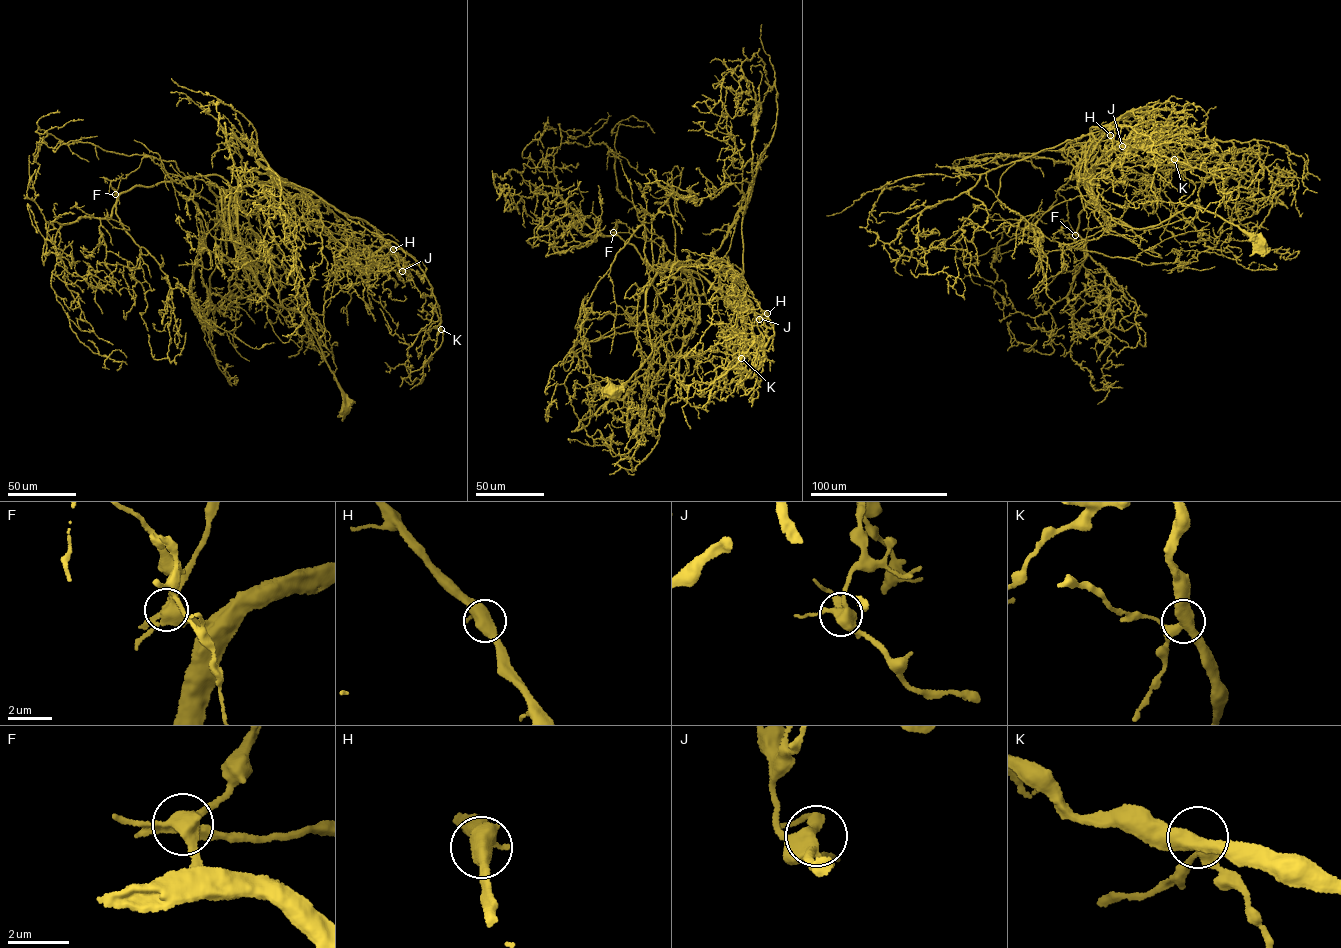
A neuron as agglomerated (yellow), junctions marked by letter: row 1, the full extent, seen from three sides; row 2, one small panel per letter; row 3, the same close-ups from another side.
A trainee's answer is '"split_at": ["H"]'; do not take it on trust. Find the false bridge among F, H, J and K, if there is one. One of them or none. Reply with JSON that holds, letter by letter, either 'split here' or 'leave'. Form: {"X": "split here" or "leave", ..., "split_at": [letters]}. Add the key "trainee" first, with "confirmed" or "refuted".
{"trainee": "refuted", "F": "leave", "H": "leave", "J": "leave", "K": "leave", "split_at": []}

